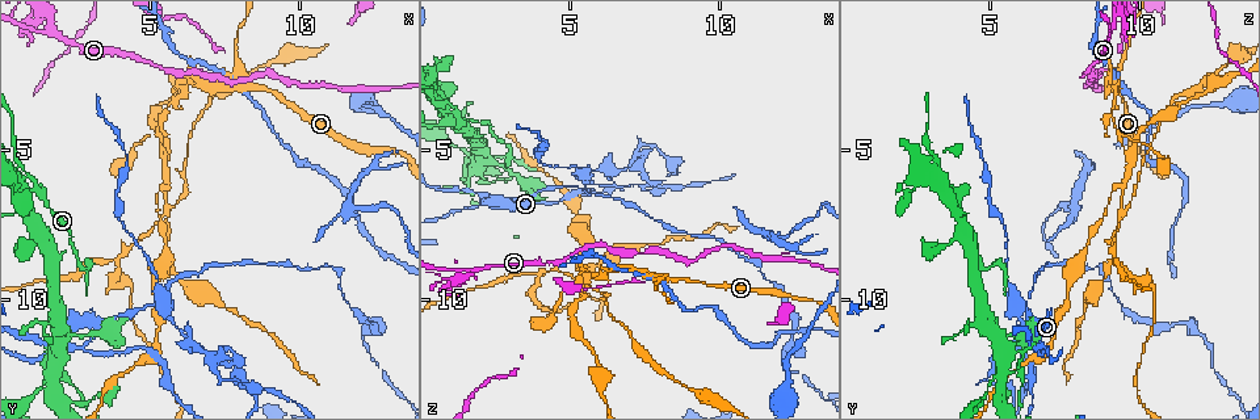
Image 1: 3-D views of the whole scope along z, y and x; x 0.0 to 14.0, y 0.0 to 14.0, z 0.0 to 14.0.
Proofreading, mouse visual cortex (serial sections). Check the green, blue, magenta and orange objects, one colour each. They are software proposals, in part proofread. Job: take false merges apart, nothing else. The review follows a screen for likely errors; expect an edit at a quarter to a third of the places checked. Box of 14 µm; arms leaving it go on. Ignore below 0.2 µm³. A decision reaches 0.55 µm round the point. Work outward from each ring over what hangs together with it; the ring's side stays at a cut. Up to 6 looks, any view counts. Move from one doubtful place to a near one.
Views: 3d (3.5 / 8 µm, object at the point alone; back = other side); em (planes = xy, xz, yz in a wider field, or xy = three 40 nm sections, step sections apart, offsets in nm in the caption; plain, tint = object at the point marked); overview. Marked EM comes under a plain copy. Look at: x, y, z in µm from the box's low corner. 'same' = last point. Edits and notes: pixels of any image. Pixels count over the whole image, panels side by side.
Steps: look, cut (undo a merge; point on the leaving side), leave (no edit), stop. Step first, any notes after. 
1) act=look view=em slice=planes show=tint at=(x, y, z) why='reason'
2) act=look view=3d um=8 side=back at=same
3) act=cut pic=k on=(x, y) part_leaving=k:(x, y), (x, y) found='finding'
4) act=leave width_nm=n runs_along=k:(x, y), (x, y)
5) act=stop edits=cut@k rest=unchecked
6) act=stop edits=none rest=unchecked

act=look view=3d um=3.5 at=(8.1, 2.8, 9.3) why='two arms in line, one across'

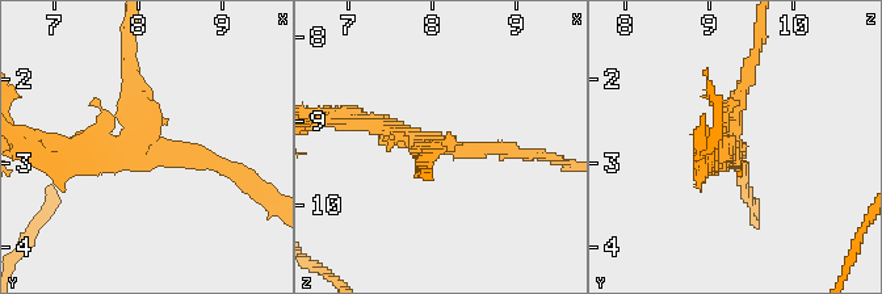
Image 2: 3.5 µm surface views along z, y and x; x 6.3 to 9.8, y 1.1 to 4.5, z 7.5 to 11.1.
act=look view=em slice=xy step=1 show=tint at=(8.15, 2.75, 9.30)

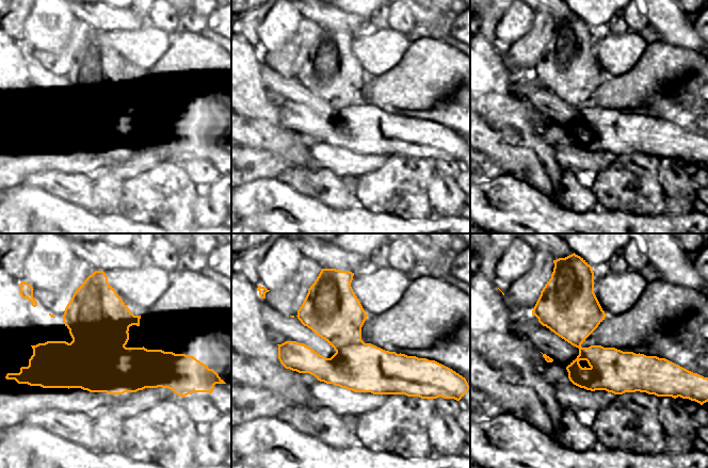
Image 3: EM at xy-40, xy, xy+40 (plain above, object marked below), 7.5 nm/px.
act=cut pic=2 on=(126, 75) width_nm=380 part_leaving=2:(138, 127), (125, 34) found='a second cell is stuck on'

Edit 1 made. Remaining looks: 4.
act=look view=overview why='redraw'

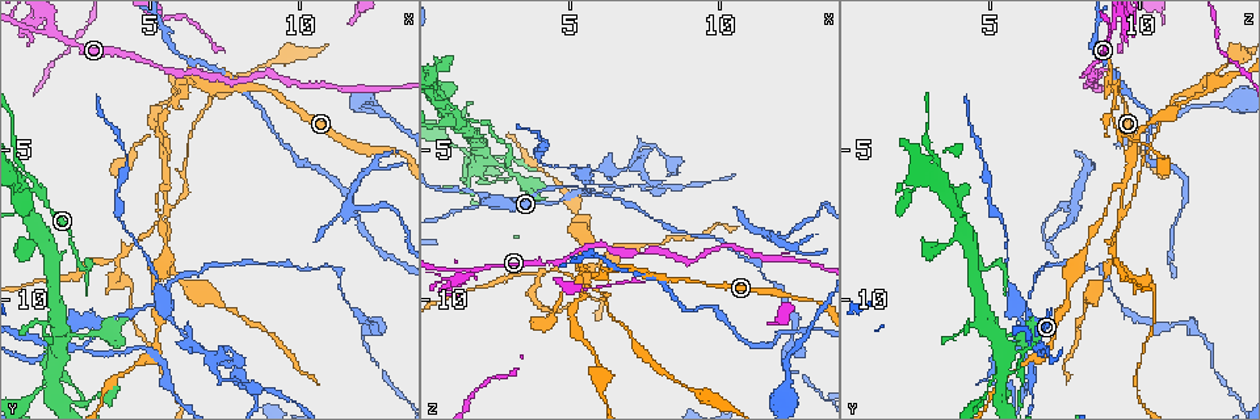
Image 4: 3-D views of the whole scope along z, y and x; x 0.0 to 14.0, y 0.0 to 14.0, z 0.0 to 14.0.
act=look view=3d um=8 at=(11.3, 9.0, 8.8) why='sharp bend'

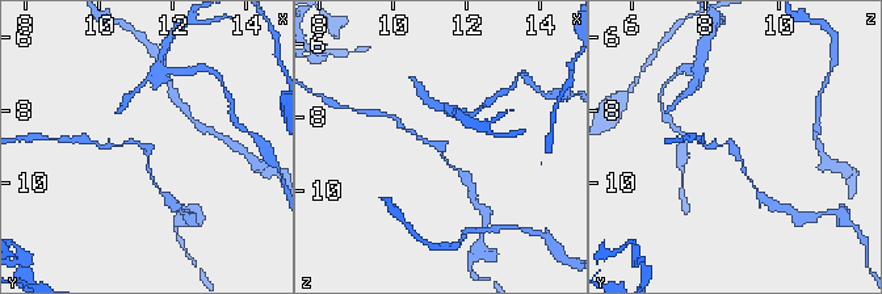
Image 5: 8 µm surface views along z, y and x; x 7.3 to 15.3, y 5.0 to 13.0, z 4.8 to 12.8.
act=look view=3d um=3.5 at=(11.3, 9.0, 8.7)

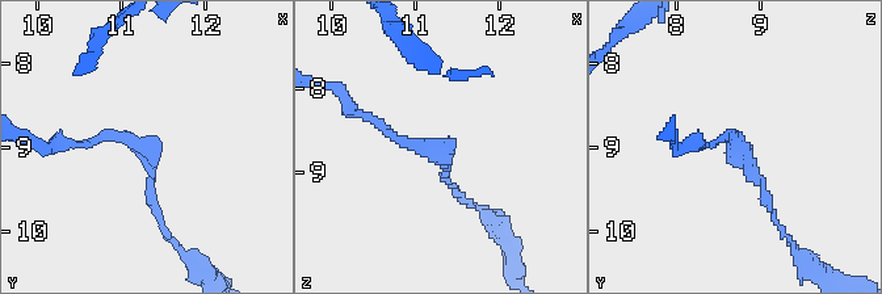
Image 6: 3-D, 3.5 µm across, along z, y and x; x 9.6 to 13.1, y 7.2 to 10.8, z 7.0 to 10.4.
act=look view=em slice=xy step=1 show=tint at=(11.25, 9.00, 8.70) arm_widths_nm=100,100

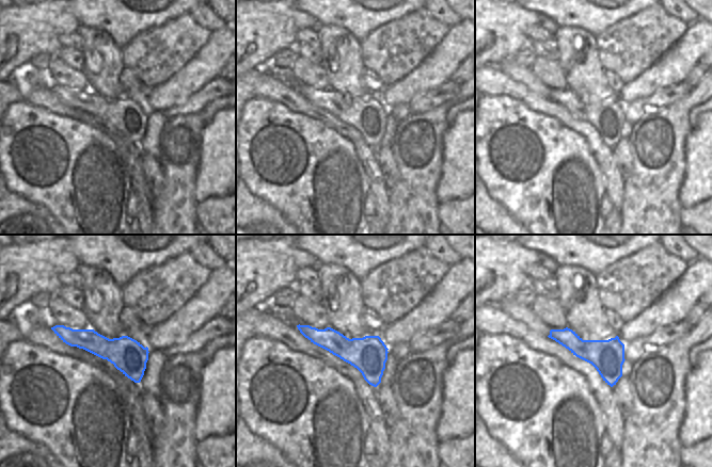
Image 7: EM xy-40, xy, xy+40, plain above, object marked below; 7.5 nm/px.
act=leave runs_along=6:(70, 142), (139, 142), (159, 223) found='continuous, no second cell'

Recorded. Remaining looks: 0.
act=stop edits=cut@2 rest=unchecked

